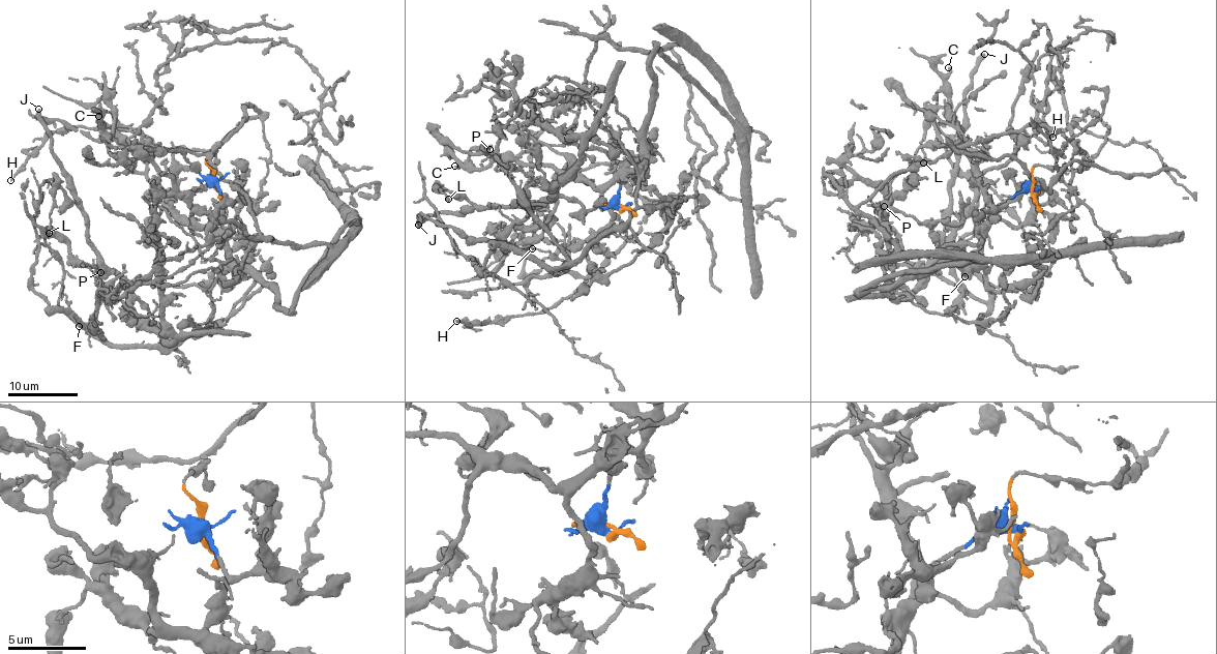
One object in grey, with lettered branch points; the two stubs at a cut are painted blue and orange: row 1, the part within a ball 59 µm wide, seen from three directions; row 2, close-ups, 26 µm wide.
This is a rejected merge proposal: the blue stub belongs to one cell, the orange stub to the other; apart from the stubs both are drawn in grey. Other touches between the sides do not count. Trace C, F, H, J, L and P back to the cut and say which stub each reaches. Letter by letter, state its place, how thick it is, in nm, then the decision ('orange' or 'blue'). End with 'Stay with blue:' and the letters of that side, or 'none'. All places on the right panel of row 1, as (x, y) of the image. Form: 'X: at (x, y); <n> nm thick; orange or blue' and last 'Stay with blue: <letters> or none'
C: at (948, 67); 240 nm thick; blue
F: at (965, 276); 130 nm thick; blue
H: at (1052, 137); 180 nm thick; orange
J: at (984, 54); 380 nm thick; blue
L: at (923, 162); 240 nm thick; blue
P: at (884, 206); 120 nm thick; blue
Stay with blue: C, F, J, L, P

